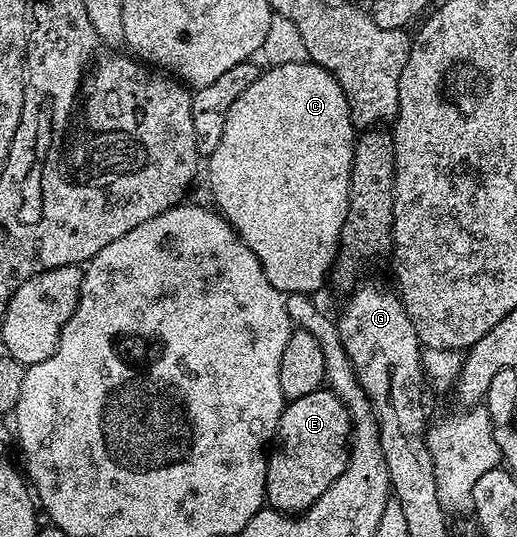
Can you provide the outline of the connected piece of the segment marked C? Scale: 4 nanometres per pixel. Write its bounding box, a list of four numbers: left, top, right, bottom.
[207,60,355,294]

